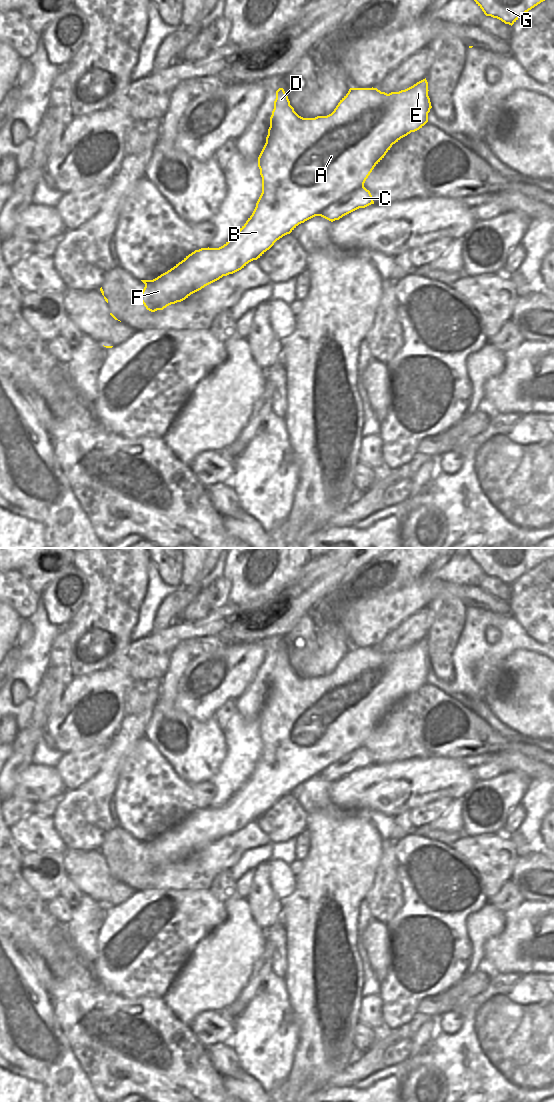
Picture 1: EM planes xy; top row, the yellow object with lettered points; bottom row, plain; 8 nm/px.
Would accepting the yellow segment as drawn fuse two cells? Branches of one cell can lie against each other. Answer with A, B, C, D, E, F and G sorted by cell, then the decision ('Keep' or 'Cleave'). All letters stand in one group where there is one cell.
Groups: A B D E F G / C. Cleave.

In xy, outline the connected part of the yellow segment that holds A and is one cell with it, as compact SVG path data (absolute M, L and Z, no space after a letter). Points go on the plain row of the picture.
M425 639L399 652L389 654L377 648L350 648L334 671L327 676L303 678L290 665L283 648L276 651L274 669L266 703L258 717L262 737L262 753L252 775L246 783L221 807L201 808L186 816L167 832L153 840L141 840L145 847L140 857L147 870L163 870L171 864L181 862L191 854L244 828L249 822L260 818L274 803L290 794L299 784L315 777L353 750L364 746L374 727L384 718L393 704L428 682L432 668Z

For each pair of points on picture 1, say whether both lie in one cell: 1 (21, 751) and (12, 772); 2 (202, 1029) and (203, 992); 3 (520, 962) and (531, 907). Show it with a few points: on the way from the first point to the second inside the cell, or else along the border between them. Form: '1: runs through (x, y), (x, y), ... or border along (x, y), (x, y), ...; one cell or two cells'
1: runs through (21, 756), (13, 767); one cell
2: border along (221, 1011), (202, 1011), (189, 1025); two cells
3: runs through (518, 948), (518, 943), (531, 930), (531, 921); one cell

